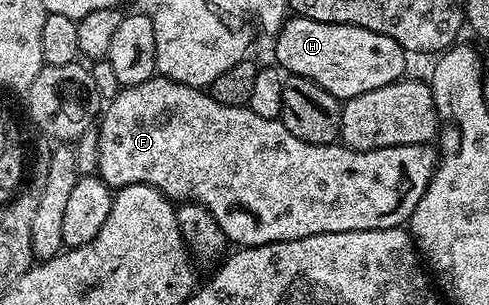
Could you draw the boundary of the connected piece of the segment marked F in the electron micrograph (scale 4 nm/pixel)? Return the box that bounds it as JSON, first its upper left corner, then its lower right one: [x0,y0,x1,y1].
[95,75,437,247]

